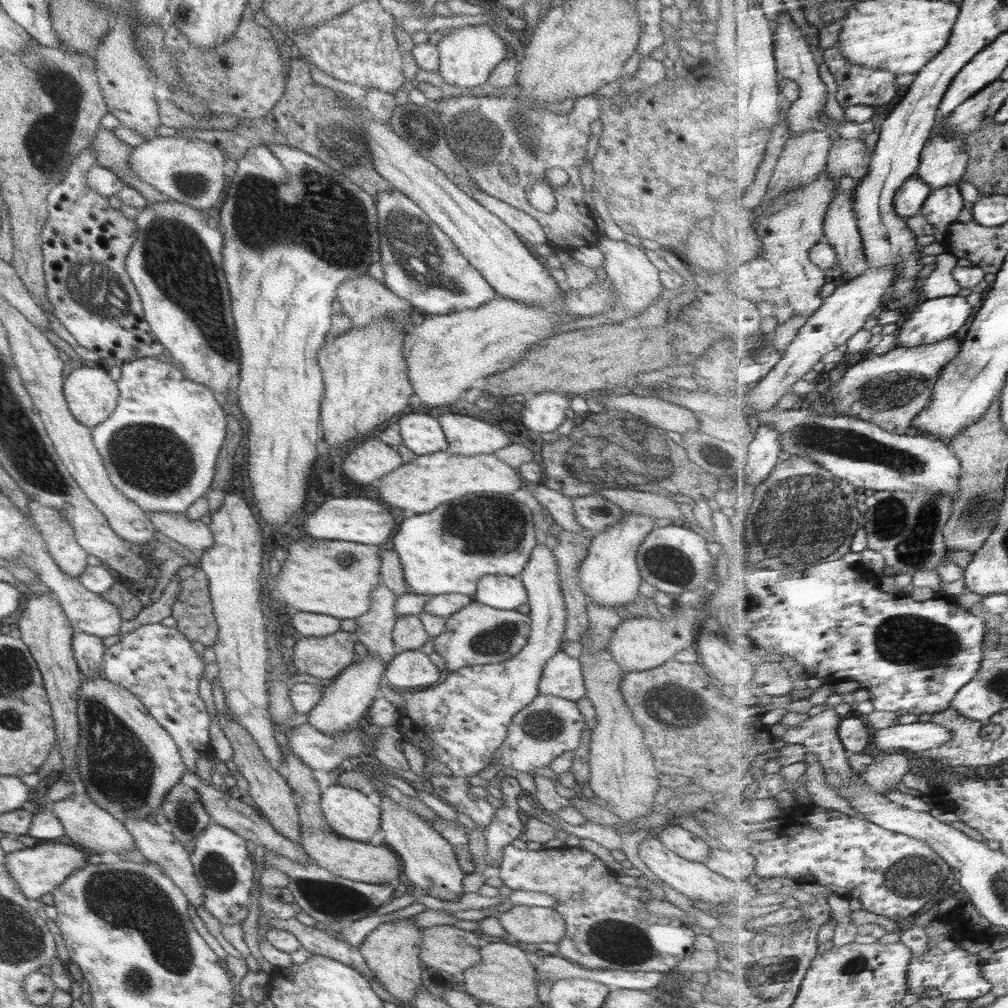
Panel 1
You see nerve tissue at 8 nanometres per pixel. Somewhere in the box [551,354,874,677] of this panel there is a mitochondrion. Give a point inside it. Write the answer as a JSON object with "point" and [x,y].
{"point":[796,511]}

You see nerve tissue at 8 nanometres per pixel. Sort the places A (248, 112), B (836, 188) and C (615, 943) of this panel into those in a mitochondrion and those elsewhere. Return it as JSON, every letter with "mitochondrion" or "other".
{"A":"other","B":"other","C":"mitochondrion"}

